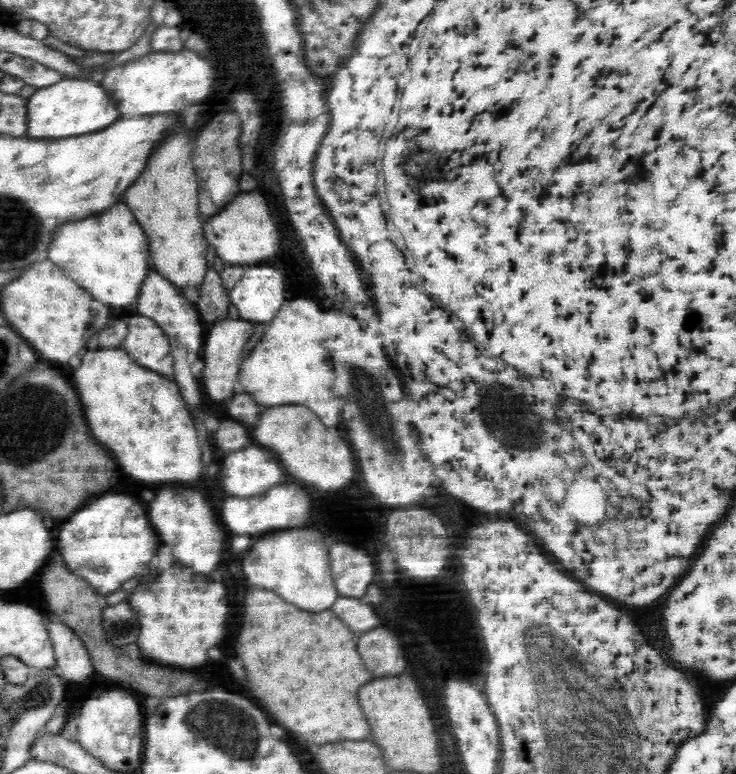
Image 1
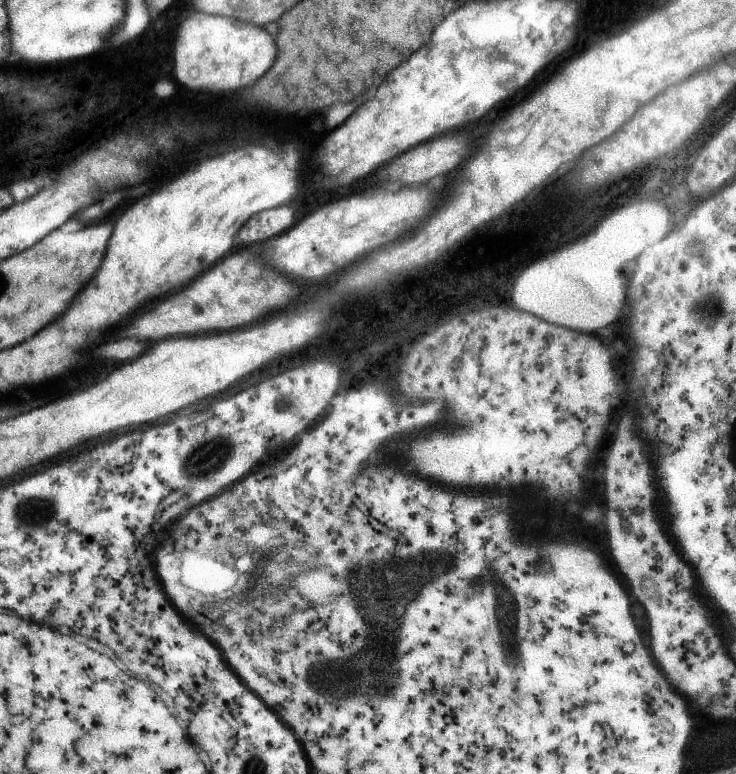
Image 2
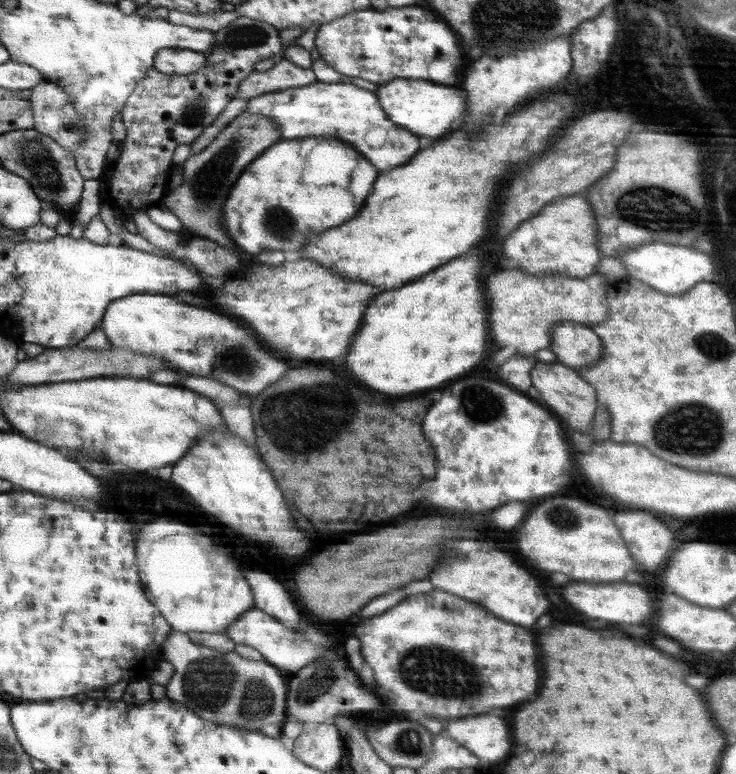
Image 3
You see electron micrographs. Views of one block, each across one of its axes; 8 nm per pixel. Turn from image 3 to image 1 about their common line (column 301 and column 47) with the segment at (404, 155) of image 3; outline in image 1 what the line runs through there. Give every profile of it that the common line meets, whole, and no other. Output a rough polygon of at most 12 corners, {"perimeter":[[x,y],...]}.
{"perimeter":[[63,77],[27,101],[28,138],[100,132],[118,120],[97,80]]}

